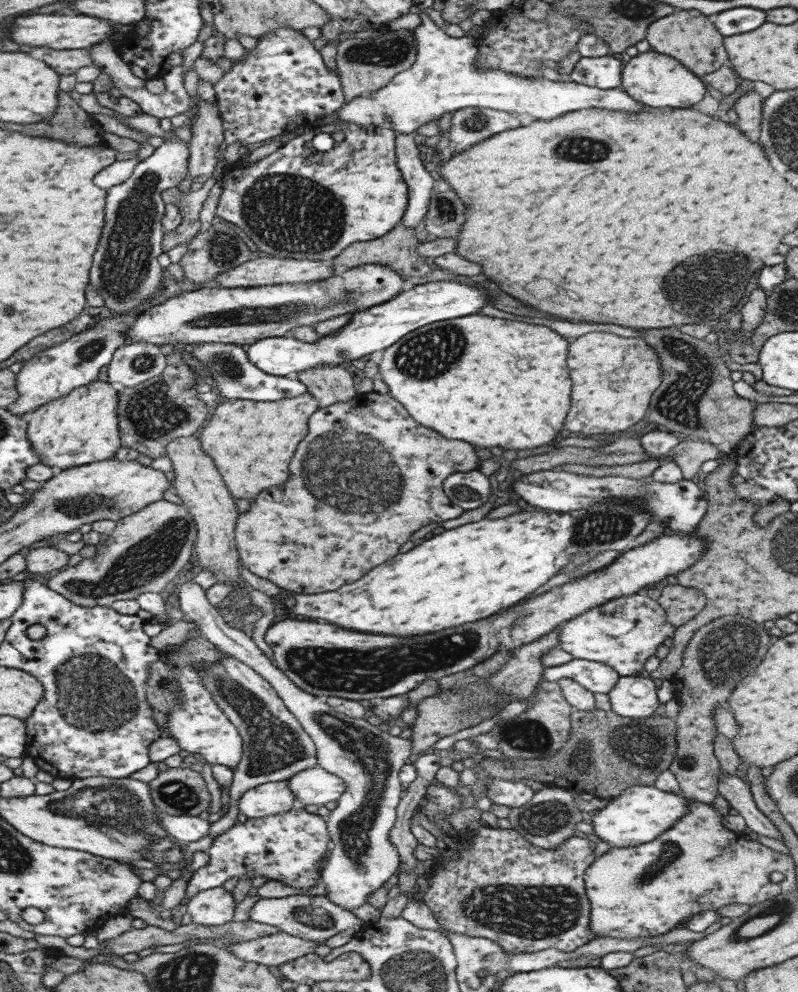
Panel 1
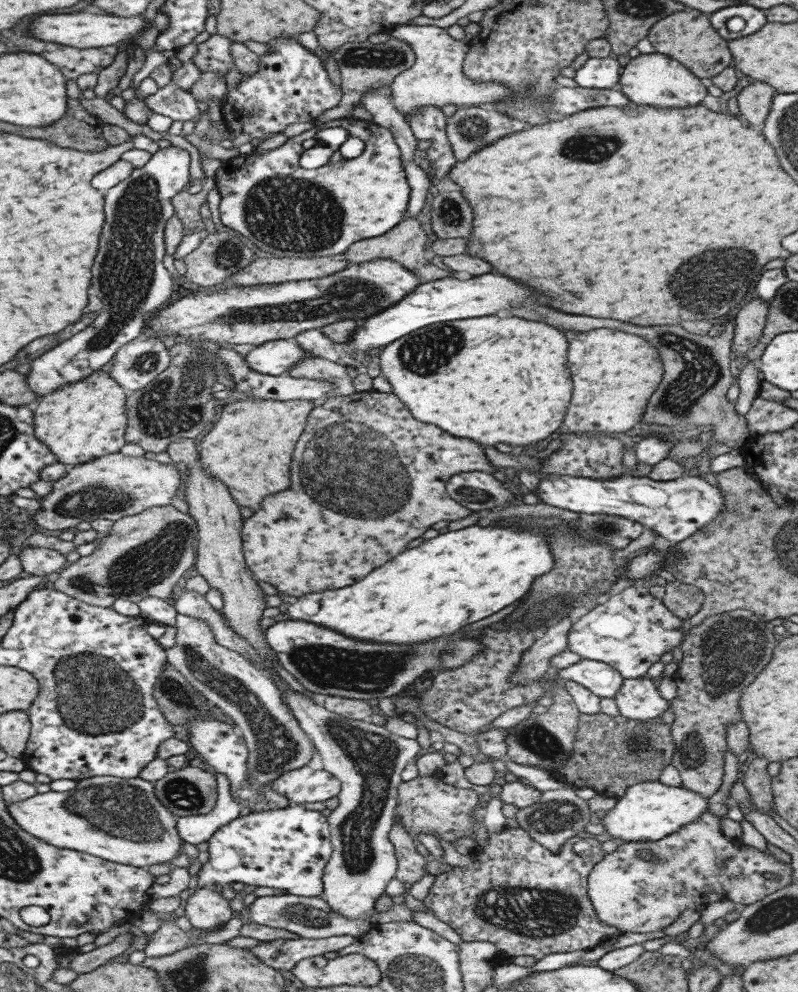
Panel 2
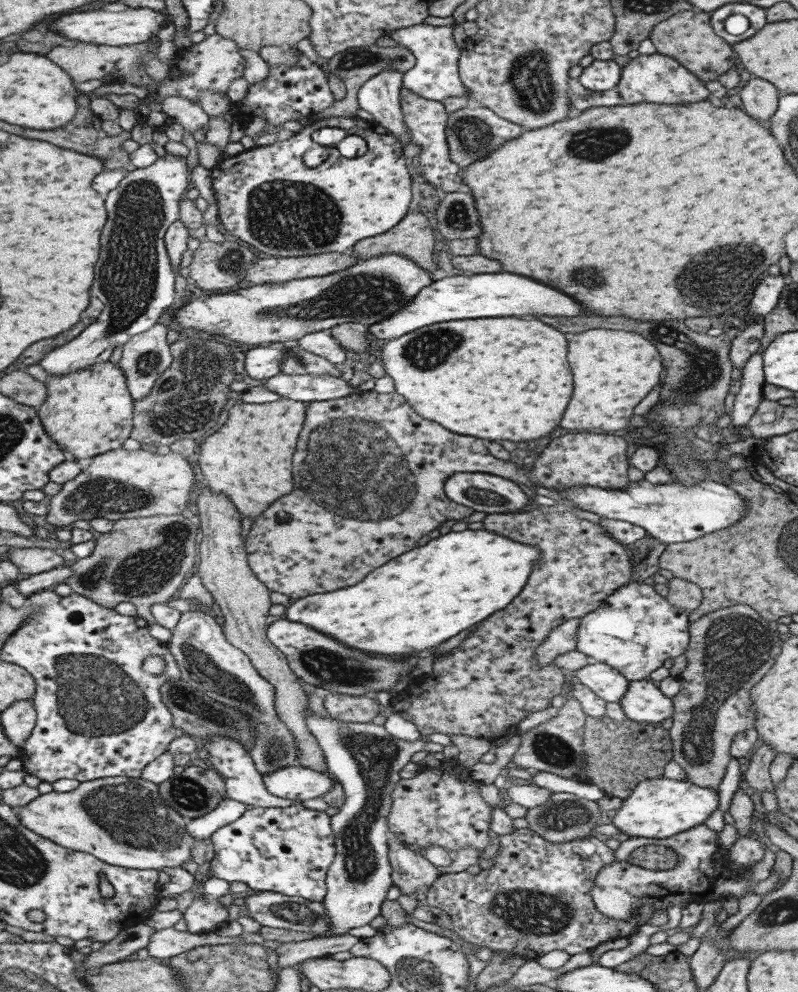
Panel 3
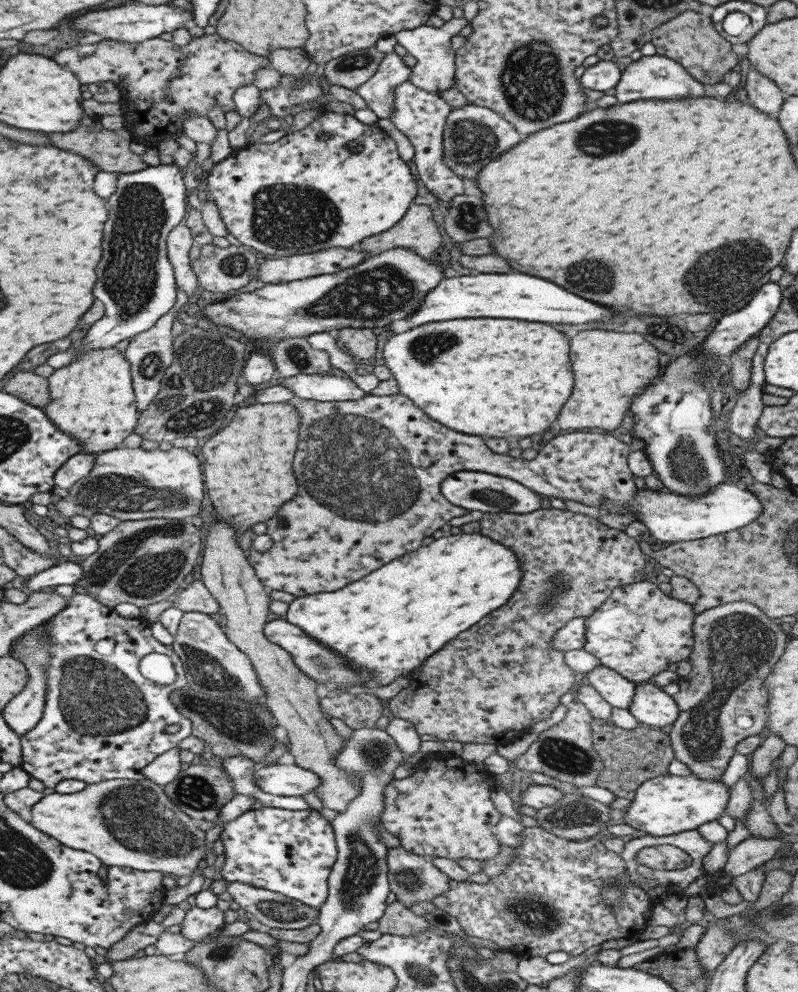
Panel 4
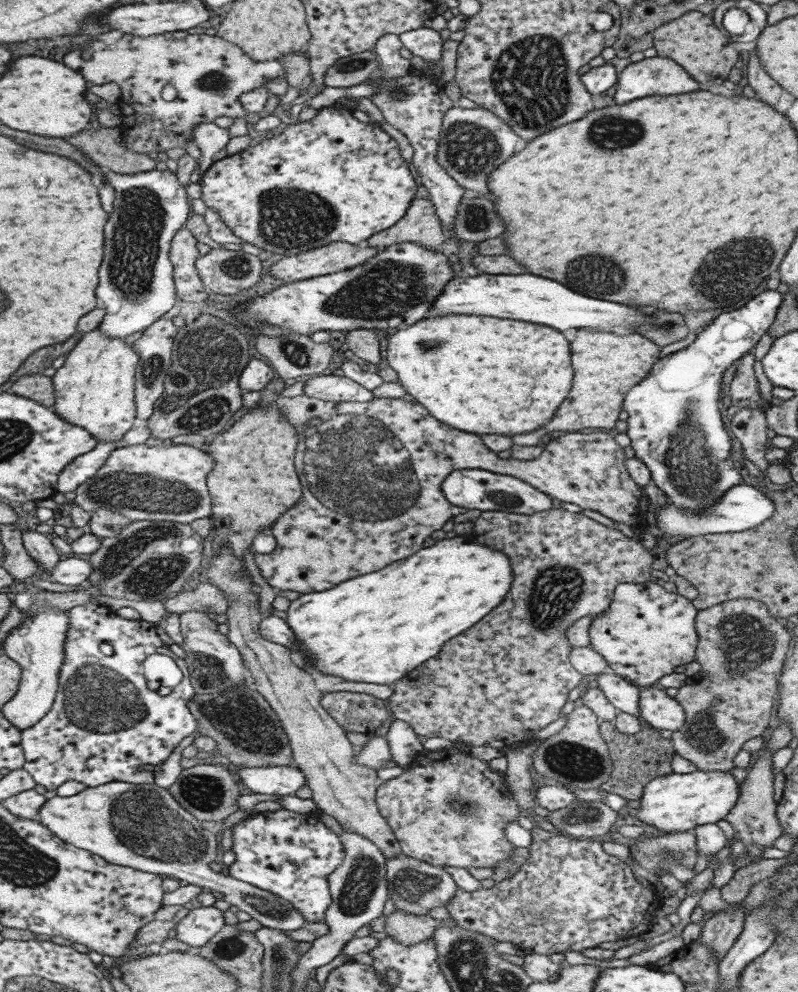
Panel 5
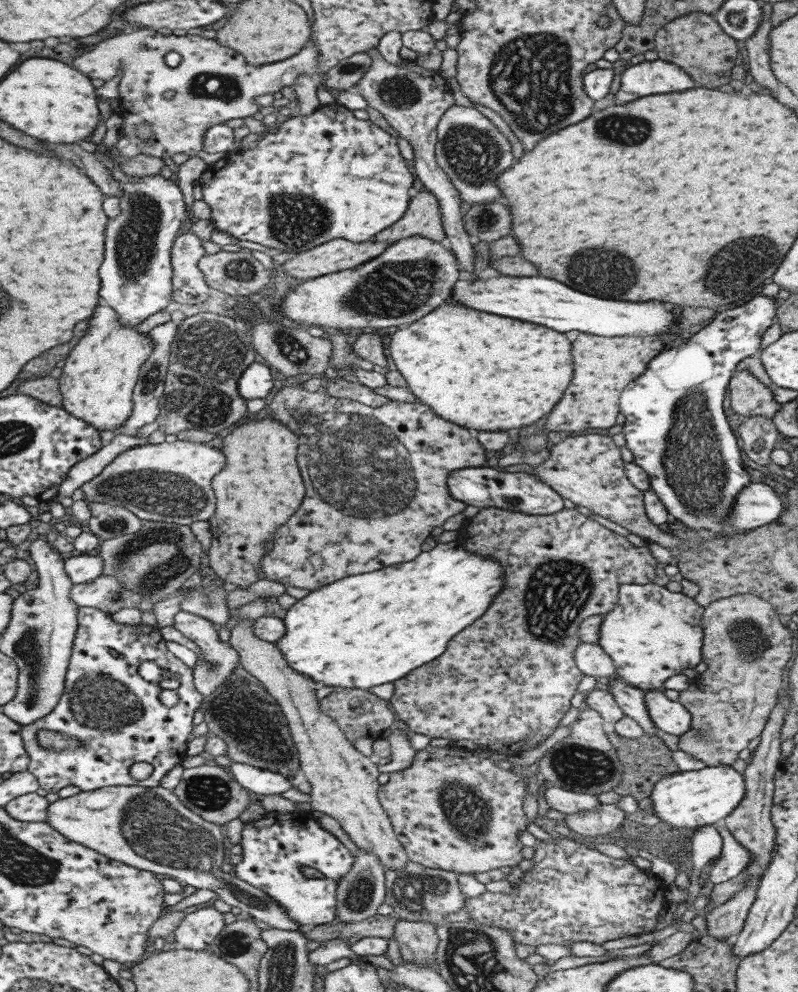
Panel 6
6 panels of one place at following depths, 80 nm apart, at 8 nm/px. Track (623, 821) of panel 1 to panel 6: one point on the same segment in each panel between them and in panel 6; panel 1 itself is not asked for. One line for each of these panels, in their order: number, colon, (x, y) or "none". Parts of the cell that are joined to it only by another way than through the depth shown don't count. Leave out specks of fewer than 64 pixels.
2: (646, 811)
3: (656, 808)
4: (663, 805)
5: (672, 803)
6: (694, 798)

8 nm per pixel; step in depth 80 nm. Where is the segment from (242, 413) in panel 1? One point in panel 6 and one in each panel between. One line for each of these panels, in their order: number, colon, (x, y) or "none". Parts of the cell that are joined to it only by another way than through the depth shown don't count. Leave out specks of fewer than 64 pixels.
2: (249, 447)
3: (249, 458)
4: (246, 466)
5: (252, 482)
6: (259, 487)

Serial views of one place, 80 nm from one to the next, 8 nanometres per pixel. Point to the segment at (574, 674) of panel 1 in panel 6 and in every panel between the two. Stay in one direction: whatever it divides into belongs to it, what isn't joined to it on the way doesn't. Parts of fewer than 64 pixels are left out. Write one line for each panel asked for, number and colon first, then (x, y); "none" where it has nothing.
2: (599, 678)
3: (606, 683)
4: (612, 687)
5: (623, 695)
6: (630, 700)

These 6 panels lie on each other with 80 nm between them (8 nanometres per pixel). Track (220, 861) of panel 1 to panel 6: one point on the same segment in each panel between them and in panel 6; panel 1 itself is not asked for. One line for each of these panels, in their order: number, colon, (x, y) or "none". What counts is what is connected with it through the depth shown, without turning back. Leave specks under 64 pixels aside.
2: (286, 848)
3: (287, 850)
4: (290, 852)
5: (289, 854)
6: (289, 857)

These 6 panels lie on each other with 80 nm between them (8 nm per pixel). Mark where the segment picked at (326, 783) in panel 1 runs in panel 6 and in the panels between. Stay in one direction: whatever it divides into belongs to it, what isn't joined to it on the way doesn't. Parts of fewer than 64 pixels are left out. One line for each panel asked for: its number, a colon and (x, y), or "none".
2: (300, 785)
3: (296, 783)
4: (276, 779)
5: (282, 780)
6: (252, 779)

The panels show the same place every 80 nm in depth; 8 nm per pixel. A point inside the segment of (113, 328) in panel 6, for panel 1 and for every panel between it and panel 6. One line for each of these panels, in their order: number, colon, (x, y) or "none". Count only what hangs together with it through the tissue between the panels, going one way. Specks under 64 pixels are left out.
1: (83, 427)
2: (86, 420)
3: (90, 412)
4: (92, 400)
5: (95, 388)

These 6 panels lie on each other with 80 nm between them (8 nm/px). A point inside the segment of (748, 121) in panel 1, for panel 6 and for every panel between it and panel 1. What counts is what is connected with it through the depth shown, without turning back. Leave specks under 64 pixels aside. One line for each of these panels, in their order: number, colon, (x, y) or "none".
2: (753, 102)
3: (758, 97)
4: (762, 94)
5: (767, 91)
6: (756, 47)

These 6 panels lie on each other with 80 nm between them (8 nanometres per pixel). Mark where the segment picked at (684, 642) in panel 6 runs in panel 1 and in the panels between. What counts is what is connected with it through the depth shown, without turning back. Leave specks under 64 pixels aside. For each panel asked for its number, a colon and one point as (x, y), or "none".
1: (622, 633)
2: (628, 631)
3: (633, 630)
4: (638, 631)
5: (645, 632)

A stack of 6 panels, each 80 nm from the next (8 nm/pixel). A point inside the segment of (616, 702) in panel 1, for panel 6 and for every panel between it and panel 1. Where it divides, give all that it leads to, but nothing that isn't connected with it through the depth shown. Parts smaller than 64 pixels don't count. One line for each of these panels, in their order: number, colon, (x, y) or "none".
2: (638, 699)
3: (643, 703)
4: (652, 707)
5: (657, 710)
6: (668, 716)

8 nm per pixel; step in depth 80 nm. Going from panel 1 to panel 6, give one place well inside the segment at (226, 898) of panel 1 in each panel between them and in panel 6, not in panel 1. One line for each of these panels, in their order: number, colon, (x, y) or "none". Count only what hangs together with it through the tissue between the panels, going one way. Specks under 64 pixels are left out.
2: (206, 909)
3: (205, 915)
4: (197, 924)
5: (200, 924)
6: (196, 930)

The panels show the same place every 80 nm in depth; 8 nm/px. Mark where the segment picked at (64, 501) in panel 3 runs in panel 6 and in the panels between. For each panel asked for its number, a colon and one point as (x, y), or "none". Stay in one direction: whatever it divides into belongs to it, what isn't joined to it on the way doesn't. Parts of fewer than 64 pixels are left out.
4: (130, 484)
5: (157, 483)
6: (171, 483)

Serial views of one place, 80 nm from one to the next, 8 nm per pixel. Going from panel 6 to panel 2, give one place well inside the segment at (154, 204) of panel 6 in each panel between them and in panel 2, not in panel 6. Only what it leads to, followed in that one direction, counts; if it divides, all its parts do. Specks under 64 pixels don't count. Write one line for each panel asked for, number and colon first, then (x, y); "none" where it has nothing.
2: (127, 274)
3: (137, 285)
4: (137, 287)
5: (135, 278)

